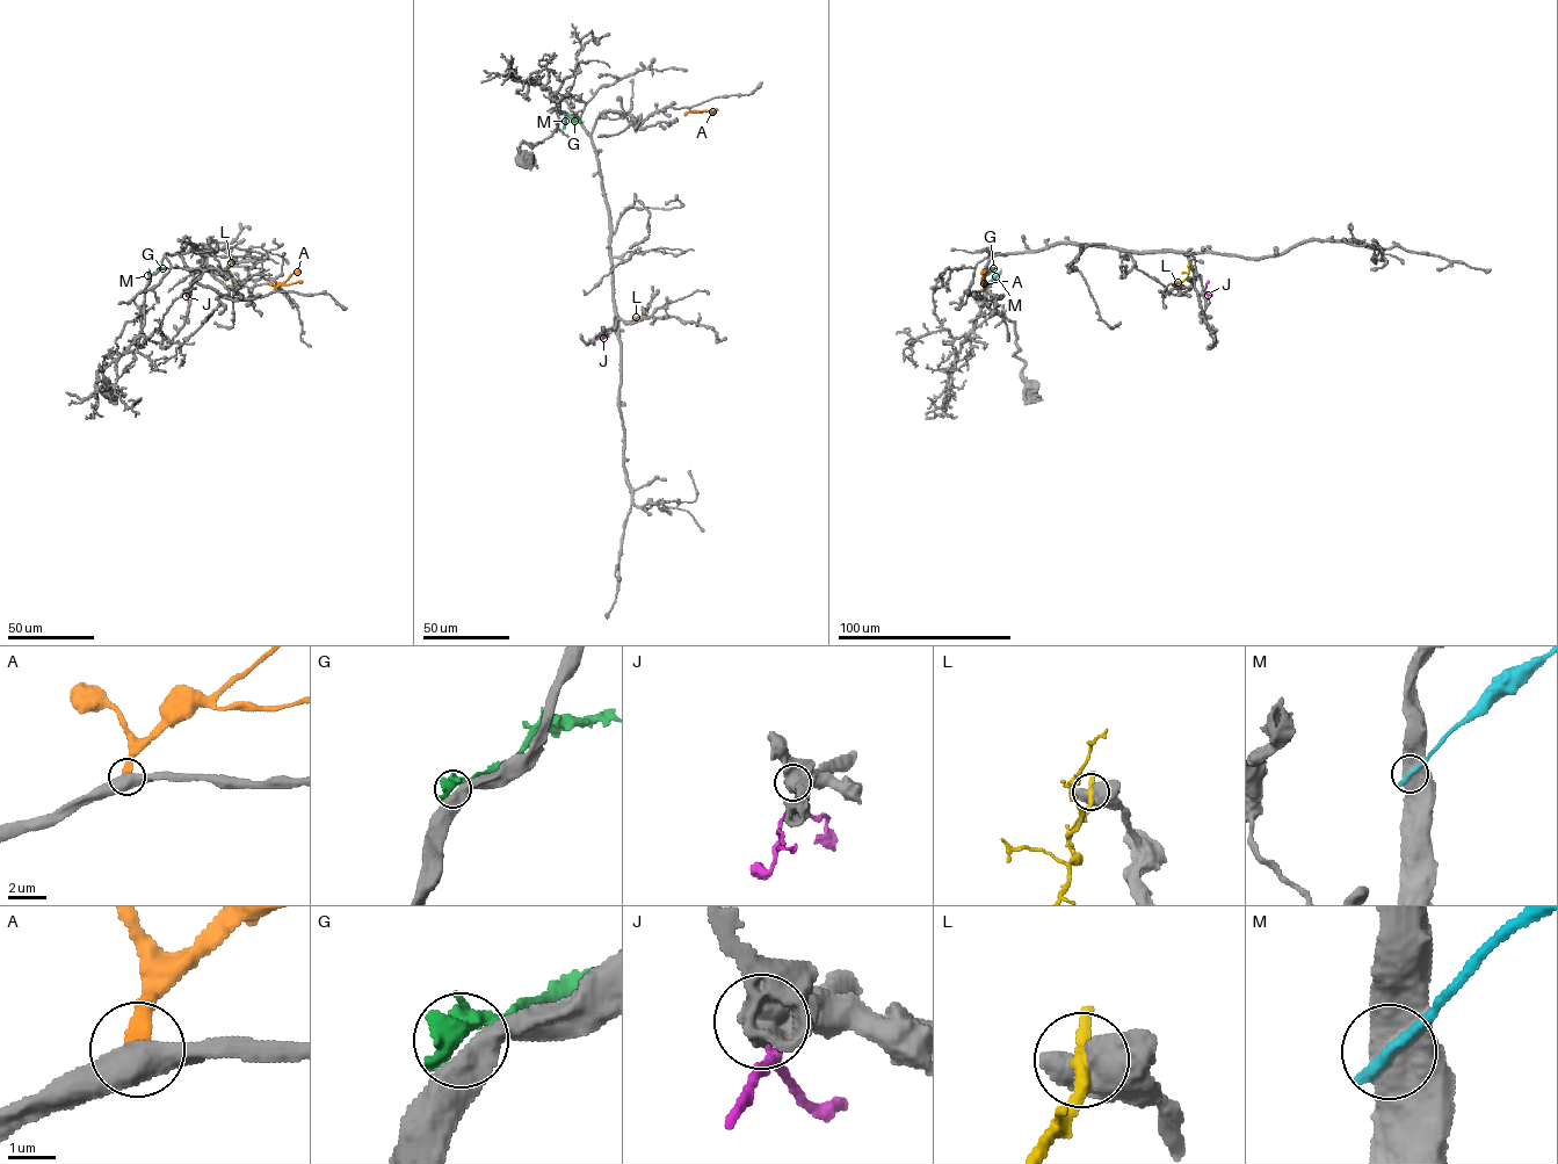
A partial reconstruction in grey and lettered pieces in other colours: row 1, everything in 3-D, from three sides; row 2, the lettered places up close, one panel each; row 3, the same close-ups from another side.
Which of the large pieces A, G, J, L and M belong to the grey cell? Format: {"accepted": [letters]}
{"accepted": ["A"]}

